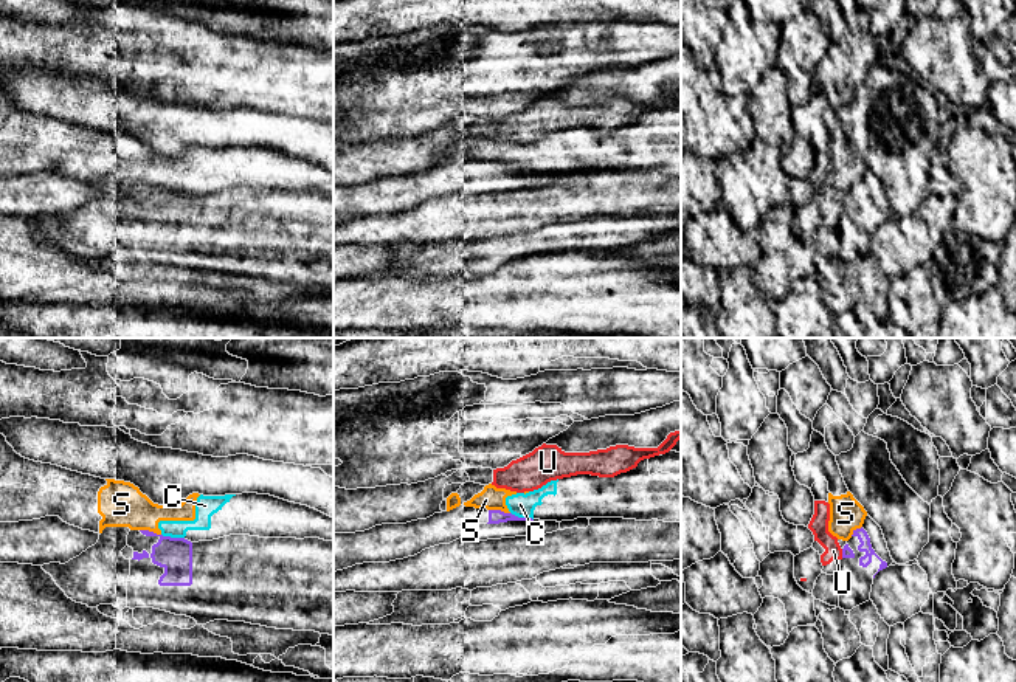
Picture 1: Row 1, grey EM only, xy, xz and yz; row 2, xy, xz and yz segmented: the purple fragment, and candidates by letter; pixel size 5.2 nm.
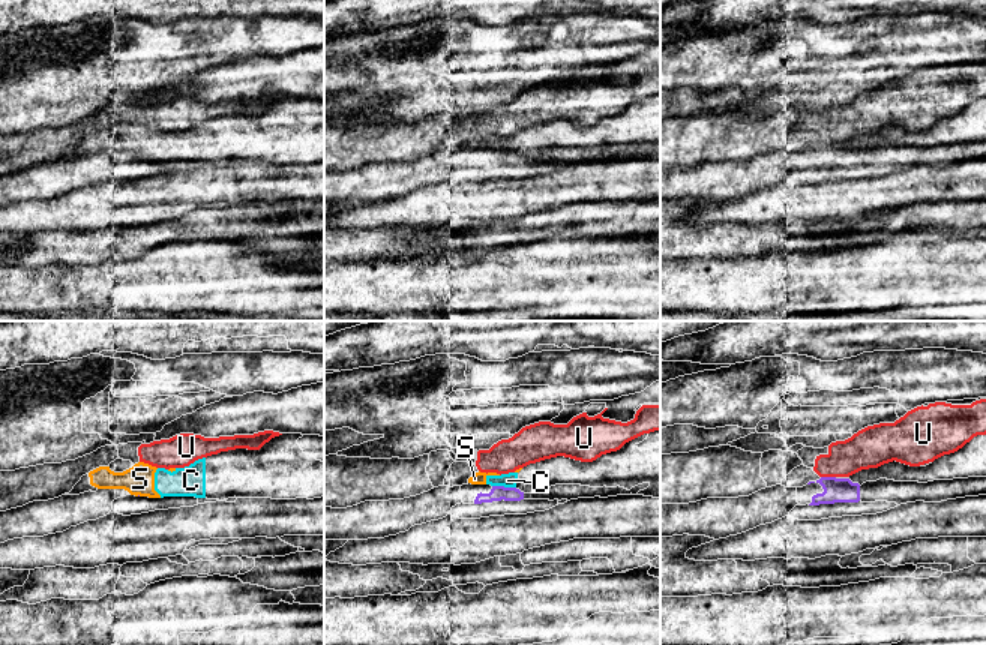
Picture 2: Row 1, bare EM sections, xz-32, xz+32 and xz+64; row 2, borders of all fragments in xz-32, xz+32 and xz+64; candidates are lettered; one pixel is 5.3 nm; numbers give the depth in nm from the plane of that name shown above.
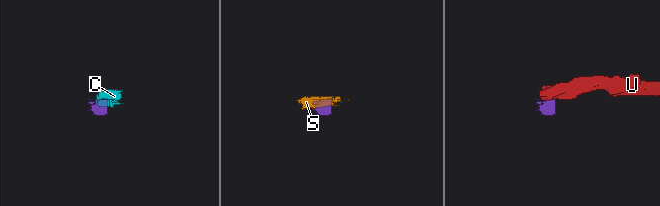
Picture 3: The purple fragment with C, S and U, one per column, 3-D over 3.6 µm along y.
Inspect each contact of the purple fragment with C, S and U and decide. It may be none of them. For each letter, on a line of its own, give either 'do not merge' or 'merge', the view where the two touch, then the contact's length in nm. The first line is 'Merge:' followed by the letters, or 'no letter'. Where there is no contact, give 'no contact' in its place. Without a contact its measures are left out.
Merge: no letter
C: do not merge; contact in xy; length 120 nm
S: do not merge; contact in xy; length 120 nm
U: do not merge; contact in yz; length 50 nm

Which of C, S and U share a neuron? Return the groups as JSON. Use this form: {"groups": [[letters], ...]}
{"groups": [["C", "S"], ["U"]]}

